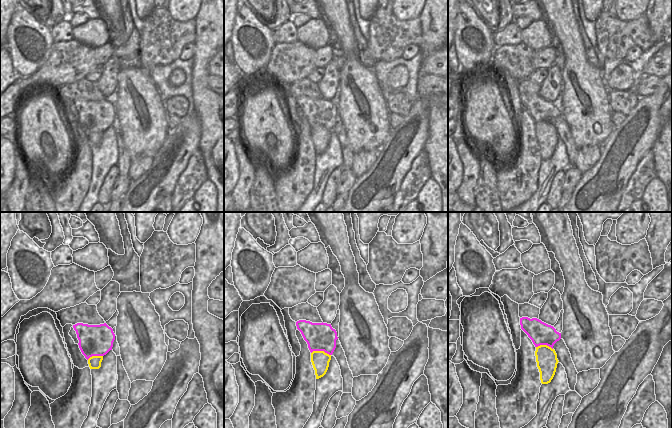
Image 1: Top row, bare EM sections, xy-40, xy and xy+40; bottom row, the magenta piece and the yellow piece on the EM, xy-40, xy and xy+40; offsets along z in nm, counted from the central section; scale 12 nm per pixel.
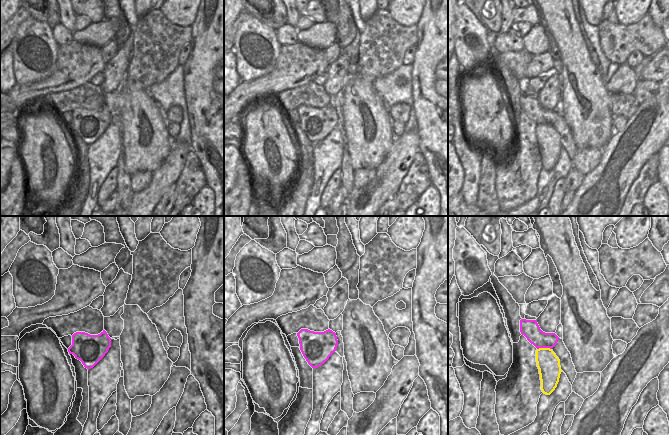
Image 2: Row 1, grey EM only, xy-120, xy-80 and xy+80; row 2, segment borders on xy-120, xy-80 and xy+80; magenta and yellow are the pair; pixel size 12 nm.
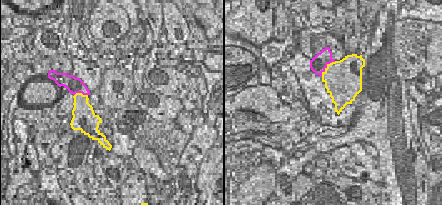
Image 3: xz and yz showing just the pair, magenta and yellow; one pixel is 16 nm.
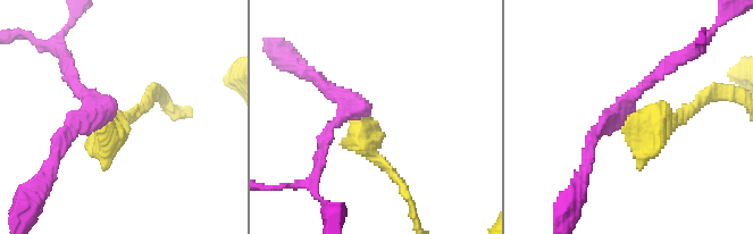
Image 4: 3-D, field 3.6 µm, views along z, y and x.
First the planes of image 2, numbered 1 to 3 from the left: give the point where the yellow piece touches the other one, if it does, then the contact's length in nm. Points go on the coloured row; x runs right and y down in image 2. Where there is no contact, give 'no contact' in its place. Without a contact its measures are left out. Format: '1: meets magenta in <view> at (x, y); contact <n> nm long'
1: no contact
2: no contact
3: meets magenta in xy+80 at (544, 347); contact 180 nm long

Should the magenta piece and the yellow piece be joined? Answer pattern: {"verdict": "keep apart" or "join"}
{"verdict": "keep apart"}

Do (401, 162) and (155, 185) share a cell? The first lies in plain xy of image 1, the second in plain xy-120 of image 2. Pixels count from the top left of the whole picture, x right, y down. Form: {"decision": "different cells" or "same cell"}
{"decision": "same cell"}

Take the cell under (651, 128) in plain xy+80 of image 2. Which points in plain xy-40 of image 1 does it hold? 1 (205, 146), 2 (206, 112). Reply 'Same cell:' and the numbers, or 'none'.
Same cell: none

